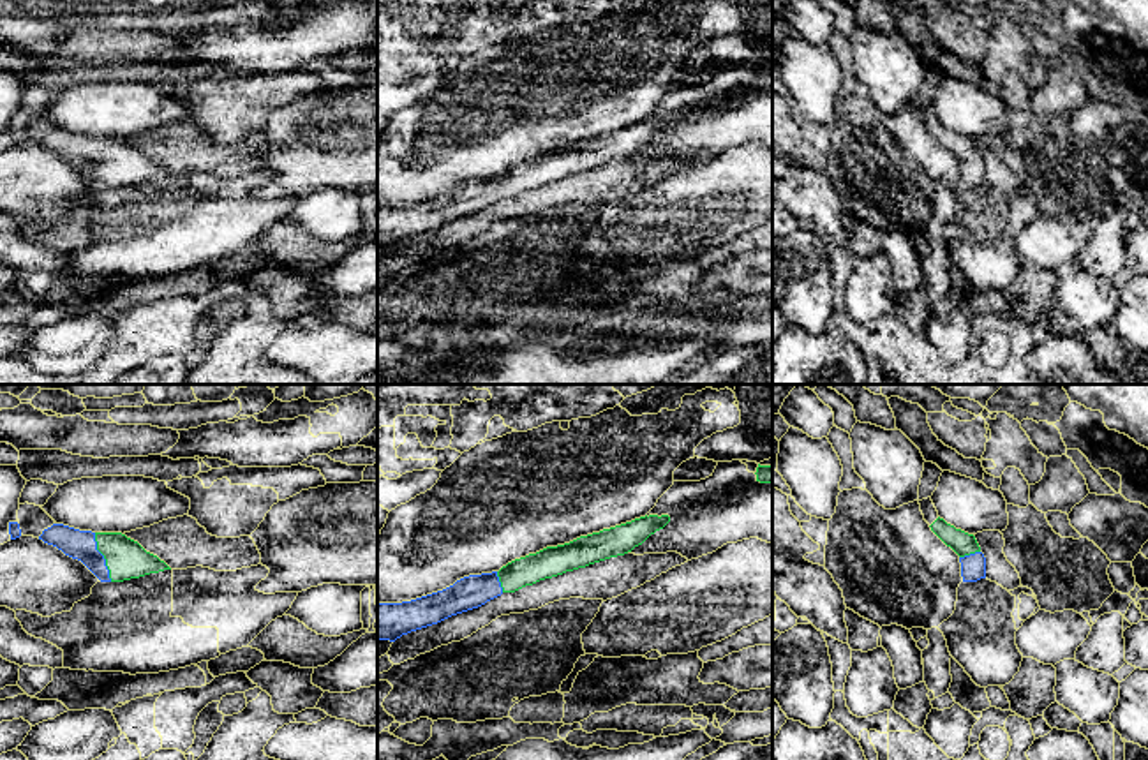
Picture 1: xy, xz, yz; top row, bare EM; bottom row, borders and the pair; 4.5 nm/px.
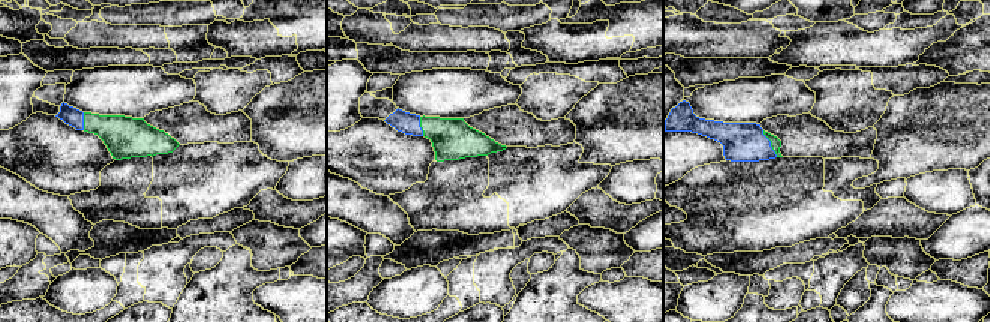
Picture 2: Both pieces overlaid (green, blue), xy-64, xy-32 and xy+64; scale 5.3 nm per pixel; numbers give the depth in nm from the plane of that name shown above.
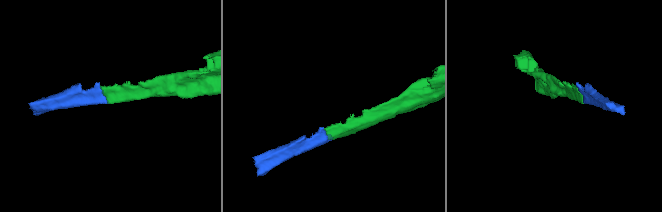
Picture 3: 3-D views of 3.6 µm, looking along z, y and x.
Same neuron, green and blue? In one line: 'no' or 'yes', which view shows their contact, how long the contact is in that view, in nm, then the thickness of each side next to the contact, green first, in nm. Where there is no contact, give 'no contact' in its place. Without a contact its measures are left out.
yes; meets green in xy; contact 240 nm long; 180 nm thick on the green side, 140 nm on the other

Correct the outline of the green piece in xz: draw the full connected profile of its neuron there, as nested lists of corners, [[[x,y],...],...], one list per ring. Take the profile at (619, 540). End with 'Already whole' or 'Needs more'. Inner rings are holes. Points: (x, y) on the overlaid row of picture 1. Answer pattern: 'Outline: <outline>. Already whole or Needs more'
Outline: [[[645,515],[564,545],[547,547],[508,563],[499,571],[464,577],[443,591],[411,601],[377,603],[377,640],[395,642],[402,635],[478,608],[503,592],[624,555],[668,522],[668,515]]]. Needs more

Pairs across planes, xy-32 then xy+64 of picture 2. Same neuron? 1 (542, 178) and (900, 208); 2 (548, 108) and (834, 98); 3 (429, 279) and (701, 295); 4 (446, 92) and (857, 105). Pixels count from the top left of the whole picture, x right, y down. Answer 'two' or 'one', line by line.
1: two
2: one
3: one
4: two

